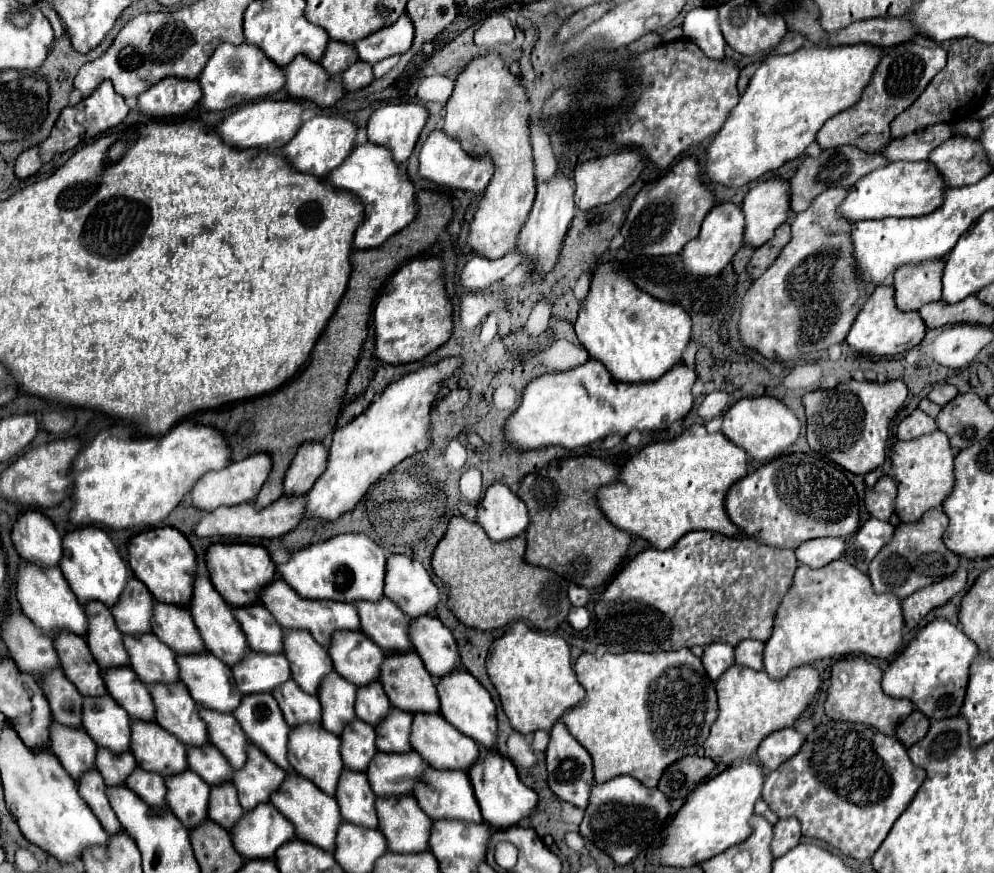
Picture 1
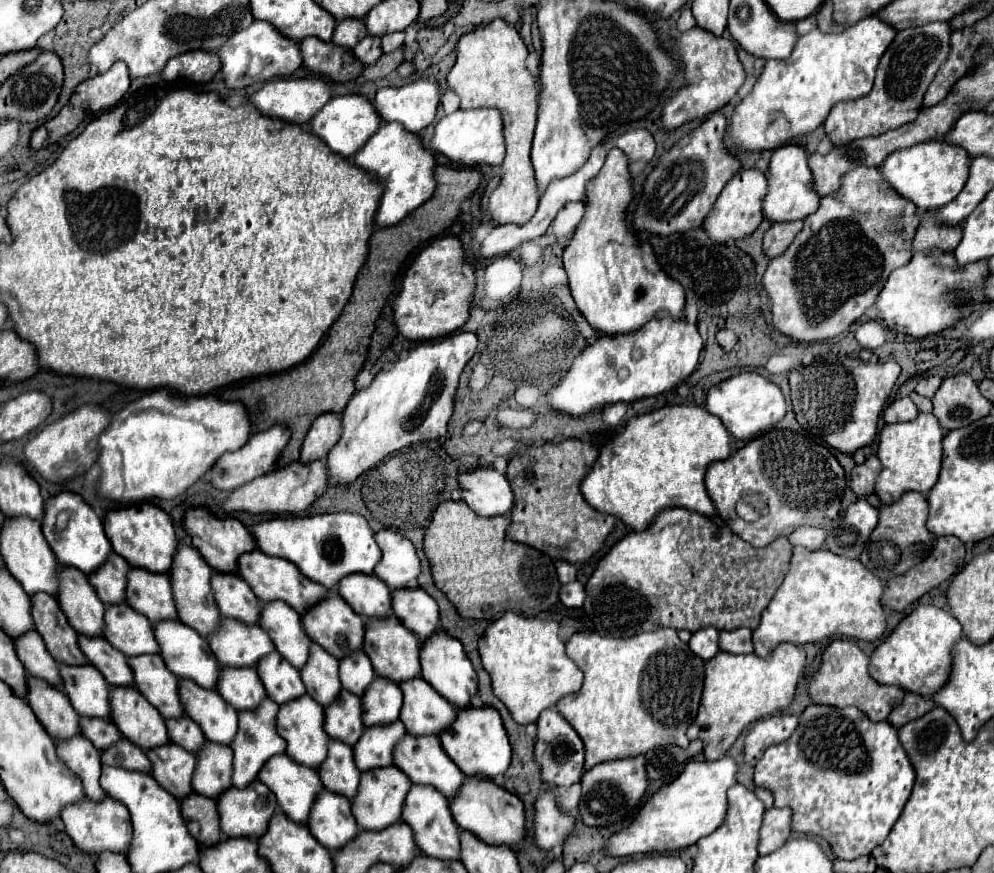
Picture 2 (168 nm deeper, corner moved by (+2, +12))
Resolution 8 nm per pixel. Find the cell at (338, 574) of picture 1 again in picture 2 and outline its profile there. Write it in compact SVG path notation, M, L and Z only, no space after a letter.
M352 512L316 514L306 518L272 518L256 524L252 528L252 536L264 554L296 564L306 578L330 588L352 572L372 574L380 560L380 550L366 518Z

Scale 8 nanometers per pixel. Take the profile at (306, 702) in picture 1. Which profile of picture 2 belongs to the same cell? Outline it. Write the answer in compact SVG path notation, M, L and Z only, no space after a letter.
M278 652L266 654L266 658L260 658L260 664L256 664L256 672L268 696L278 704L290 702L306 694L298 670Z

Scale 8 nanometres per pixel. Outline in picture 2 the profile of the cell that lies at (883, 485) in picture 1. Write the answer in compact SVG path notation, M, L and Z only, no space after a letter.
M868 456L864 464L856 464L852 470L852 482L850 482L852 492L856 496L872 494L878 474L880 474L880 460L876 456Z

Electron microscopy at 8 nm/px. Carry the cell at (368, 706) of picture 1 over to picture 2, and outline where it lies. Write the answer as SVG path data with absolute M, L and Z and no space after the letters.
M354 650L352 654L348 654L348 658L340 658L340 682L348 692L362 696L372 680L372 664L362 650Z

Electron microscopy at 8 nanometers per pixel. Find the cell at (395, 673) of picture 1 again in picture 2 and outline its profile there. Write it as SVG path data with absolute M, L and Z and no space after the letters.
M390 614L388 618L366 618L362 650L372 660L372 666L378 676L390 678L394 682L402 682L402 680L420 676L420 662L418 662L420 640L406 626L402 626L402 622L394 614Z

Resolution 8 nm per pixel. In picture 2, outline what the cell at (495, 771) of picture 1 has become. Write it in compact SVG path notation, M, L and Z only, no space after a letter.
M482 706L482 708L456 708L456 720L452 722L452 726L448 730L444 730L444 734L440 734L440 744L444 748L444 752L452 758L452 762L456 762L456 766L466 774L484 774L490 780L494 780L496 774L504 774L506 768L510 766L510 742L506 736L506 730L502 726L500 714L490 708L490 706Z

